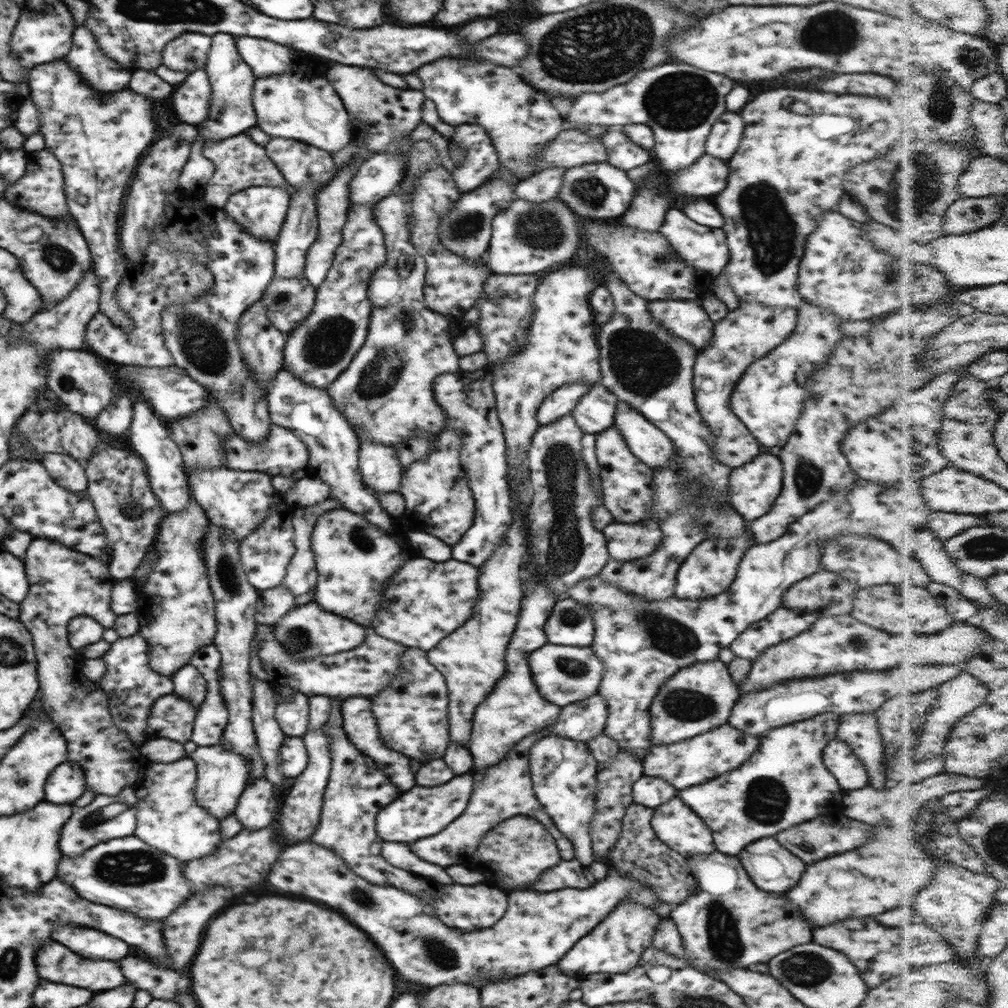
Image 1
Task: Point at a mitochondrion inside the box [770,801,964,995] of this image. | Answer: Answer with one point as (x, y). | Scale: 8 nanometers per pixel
(806, 969)

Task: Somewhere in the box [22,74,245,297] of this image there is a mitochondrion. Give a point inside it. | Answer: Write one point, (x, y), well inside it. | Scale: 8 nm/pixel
(58, 256)

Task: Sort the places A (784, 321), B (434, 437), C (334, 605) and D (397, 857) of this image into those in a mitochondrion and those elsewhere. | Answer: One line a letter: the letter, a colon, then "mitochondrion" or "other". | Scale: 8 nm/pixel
A: other
B: other
C: other
D: other

